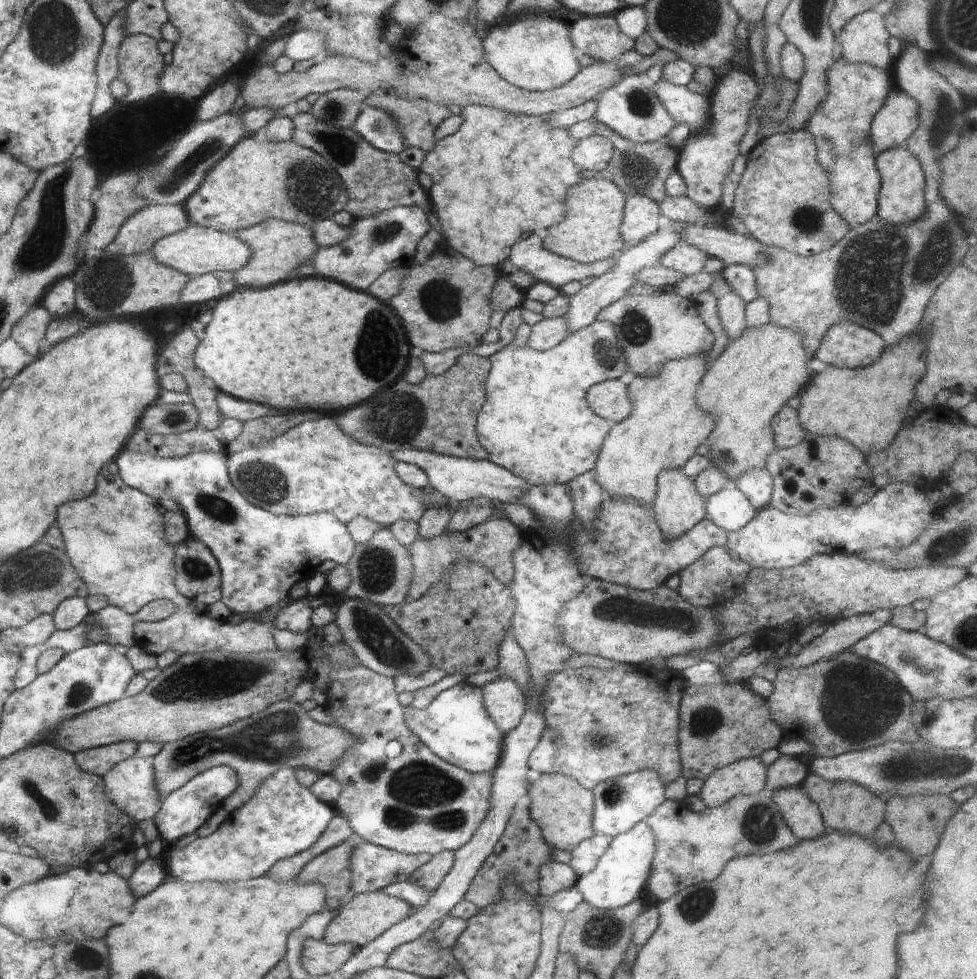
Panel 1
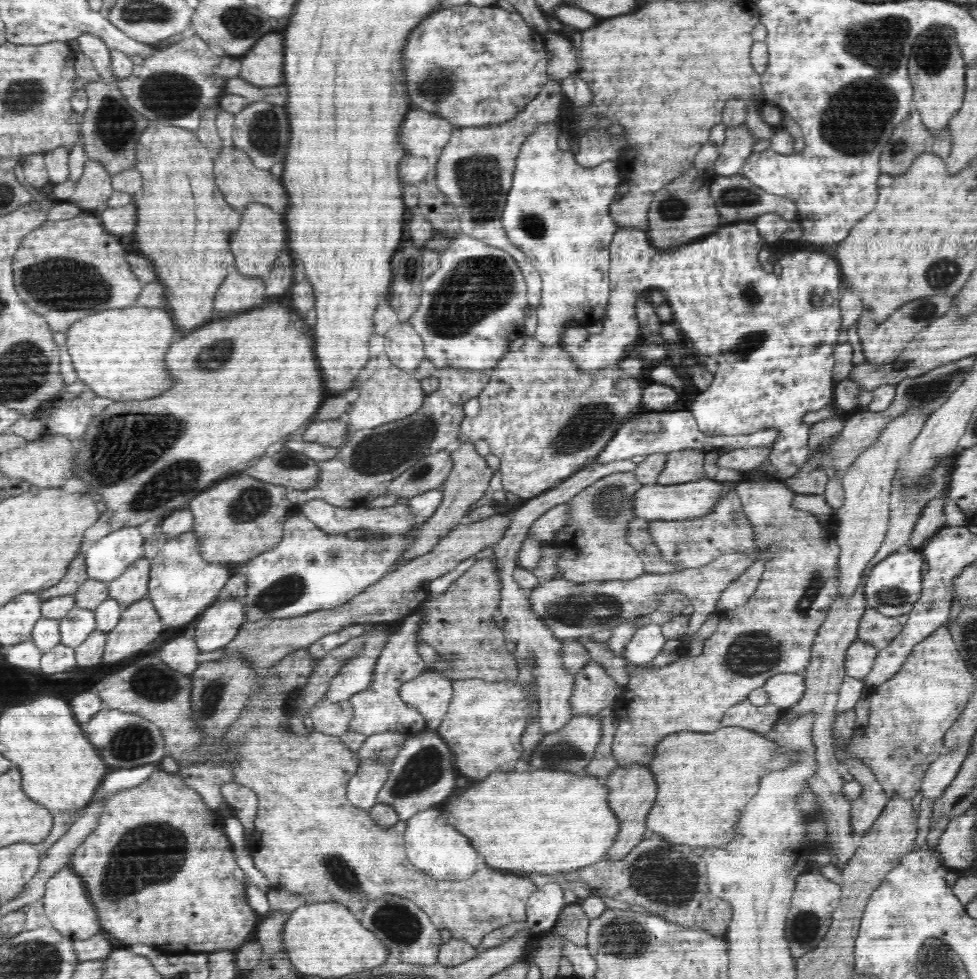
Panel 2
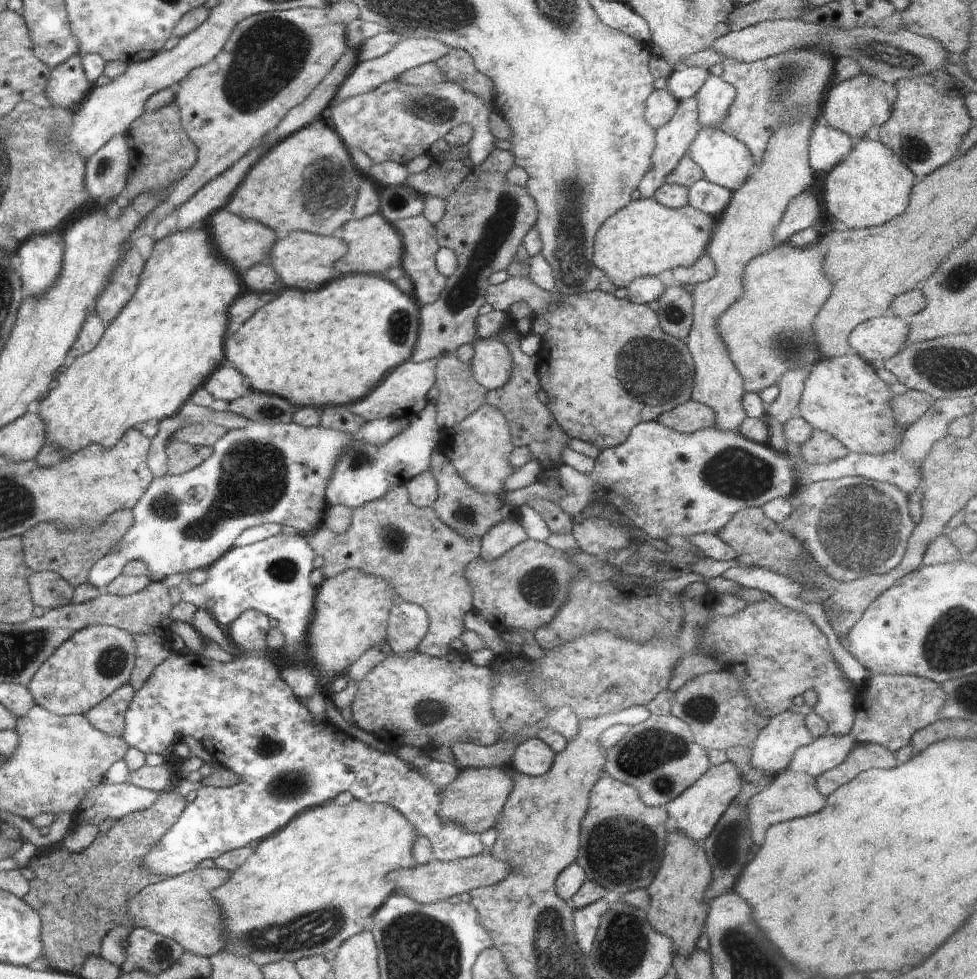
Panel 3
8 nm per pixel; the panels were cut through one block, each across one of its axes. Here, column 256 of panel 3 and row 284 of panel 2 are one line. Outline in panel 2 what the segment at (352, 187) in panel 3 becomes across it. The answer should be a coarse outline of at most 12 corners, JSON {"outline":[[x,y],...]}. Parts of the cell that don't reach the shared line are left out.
{"outline":[[196,131],[136,144],[134,242],[176,328],[208,324],[243,213]]}

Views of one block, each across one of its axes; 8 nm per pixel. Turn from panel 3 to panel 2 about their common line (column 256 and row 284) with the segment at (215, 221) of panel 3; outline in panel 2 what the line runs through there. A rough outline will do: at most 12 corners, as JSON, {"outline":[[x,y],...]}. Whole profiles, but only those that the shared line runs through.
{"outline":[[231,270],[216,292],[215,316],[264,305],[262,277]]}

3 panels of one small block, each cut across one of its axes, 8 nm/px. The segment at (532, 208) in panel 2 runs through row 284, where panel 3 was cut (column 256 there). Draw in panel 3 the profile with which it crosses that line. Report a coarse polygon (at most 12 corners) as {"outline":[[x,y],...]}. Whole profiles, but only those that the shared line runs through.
{"outline":[[278,533],[232,547],[181,601],[221,626],[246,610],[278,622],[281,678],[316,694],[308,628],[316,552]]}

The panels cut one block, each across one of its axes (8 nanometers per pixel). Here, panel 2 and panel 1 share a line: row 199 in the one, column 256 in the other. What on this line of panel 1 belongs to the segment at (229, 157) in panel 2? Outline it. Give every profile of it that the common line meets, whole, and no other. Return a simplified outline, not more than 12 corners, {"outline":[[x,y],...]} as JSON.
{"outline":[[266,220],[236,235],[254,250],[242,288],[286,280],[319,249],[311,226]]}

